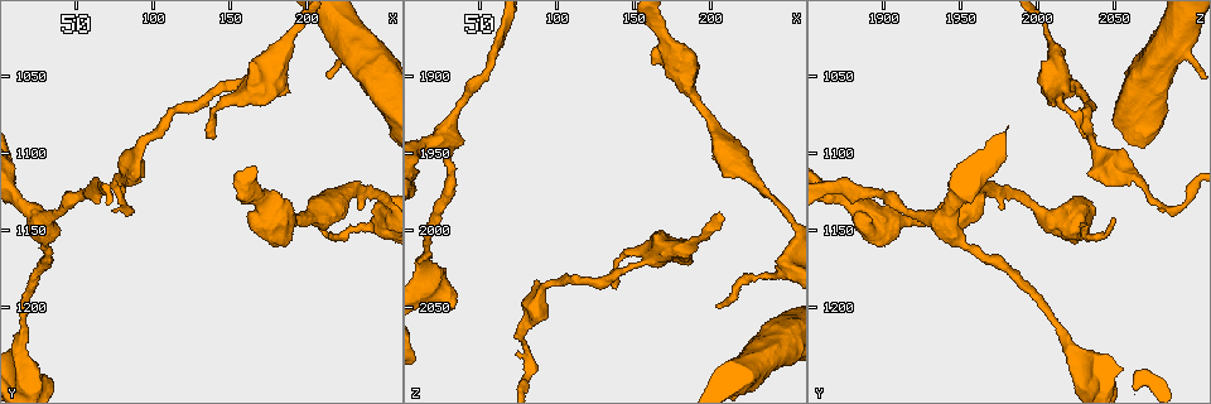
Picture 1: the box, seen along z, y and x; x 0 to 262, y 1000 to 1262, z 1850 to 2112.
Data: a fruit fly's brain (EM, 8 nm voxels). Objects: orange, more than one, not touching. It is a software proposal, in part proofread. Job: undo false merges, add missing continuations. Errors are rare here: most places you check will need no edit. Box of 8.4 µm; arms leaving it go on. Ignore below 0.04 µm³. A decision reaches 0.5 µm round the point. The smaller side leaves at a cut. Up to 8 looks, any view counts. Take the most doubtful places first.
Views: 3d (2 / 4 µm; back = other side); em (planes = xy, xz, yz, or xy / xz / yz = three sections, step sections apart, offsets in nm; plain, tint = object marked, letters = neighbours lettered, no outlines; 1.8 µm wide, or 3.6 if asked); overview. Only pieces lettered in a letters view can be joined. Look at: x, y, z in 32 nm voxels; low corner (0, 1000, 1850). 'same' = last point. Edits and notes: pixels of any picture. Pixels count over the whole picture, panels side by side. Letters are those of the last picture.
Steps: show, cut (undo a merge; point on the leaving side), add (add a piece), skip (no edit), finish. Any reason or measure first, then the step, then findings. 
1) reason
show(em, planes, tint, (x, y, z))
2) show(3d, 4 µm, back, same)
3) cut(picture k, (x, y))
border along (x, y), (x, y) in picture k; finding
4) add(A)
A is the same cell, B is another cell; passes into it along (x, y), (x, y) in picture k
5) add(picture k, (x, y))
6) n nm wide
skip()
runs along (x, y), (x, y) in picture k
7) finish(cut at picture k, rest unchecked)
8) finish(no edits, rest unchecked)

an open end
show(em, planes, letters, (136, 1088, 2036))

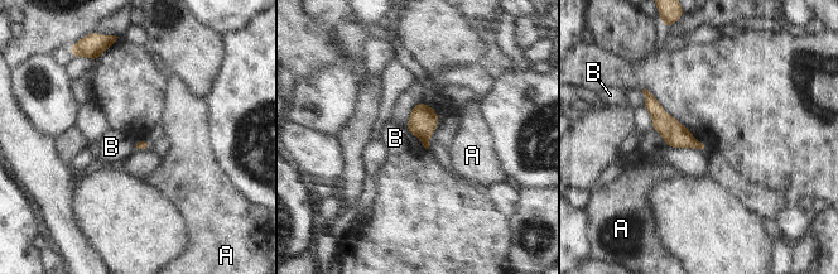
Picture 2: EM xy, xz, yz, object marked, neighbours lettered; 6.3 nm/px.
skip()
A and B are other cells; runs along (646, 94), (682, 138), (699, 145) in picture 2; no lettered piece goes on from it

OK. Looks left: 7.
thin end
show(3d, 2 µm, back, (206, 1142, 2048))

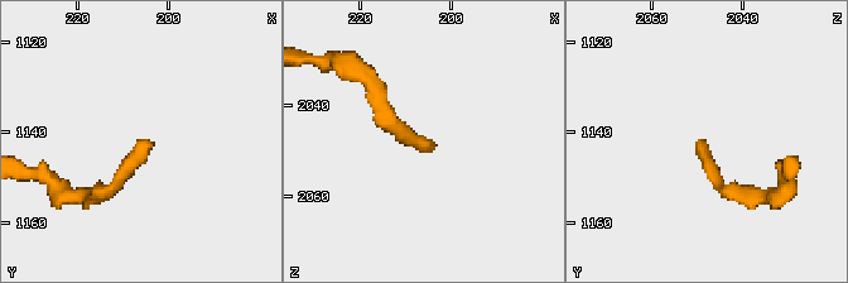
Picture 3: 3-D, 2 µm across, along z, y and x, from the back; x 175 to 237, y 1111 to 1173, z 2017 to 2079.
show(em, 3.6 µm, xz, step 4, tint, (205, 1141, 2051))

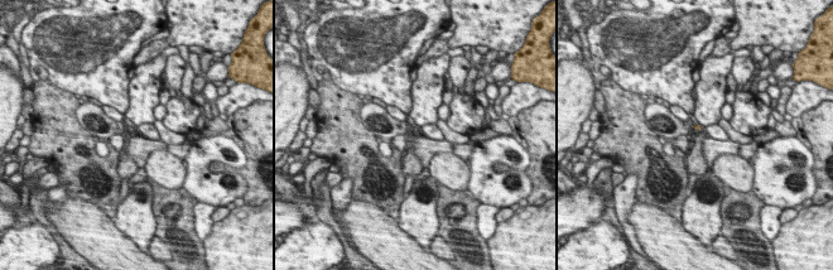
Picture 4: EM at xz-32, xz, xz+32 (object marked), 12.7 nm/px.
show(em, 3.6 µm, planes, letters, same)

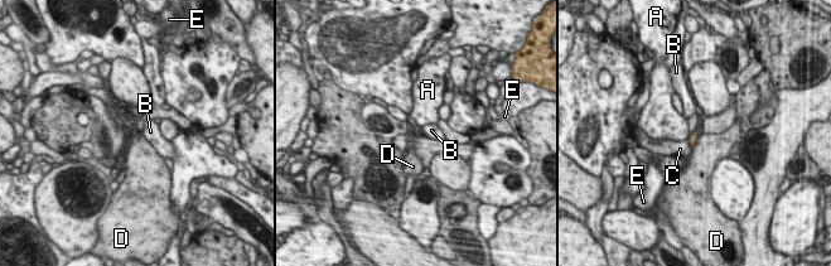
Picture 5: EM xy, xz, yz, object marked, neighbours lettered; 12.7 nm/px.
D touches over 160 nm
skip()
A, B, C, D and E are other cells; border along (697, 138), (692, 148) in picture 5; no lettered piece goes on from it

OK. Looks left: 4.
free end
show(3d, 4 µm, (232, 1136, 1976))

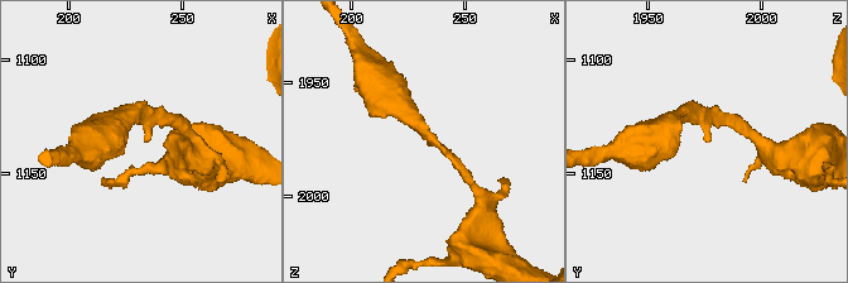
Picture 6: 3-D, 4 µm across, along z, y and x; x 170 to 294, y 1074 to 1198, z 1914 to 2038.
show(em, xz, step 4, tint, (232, 1136, 1975))

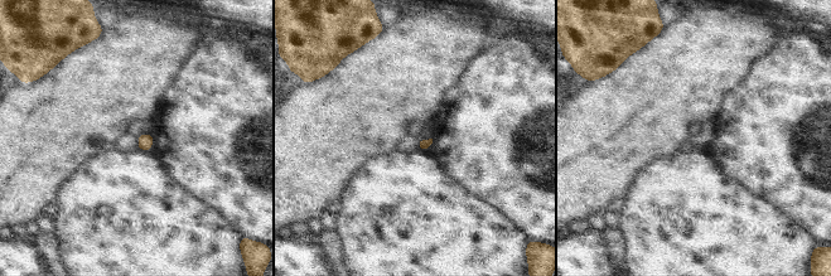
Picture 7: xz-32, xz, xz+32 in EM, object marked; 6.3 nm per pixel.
show(em, planes, letters, same)

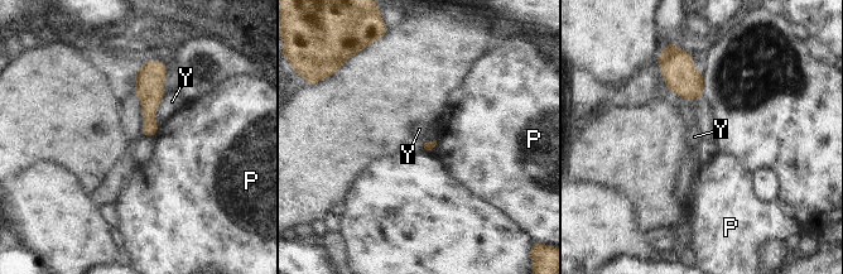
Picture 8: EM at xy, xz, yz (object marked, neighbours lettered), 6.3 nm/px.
skip()
P and Y are other cells; border along (165, 92), (155, 113), (158, 125) in picture 8; no lettered piece goes on from it

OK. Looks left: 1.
finish(no edits, rest unchecked)

